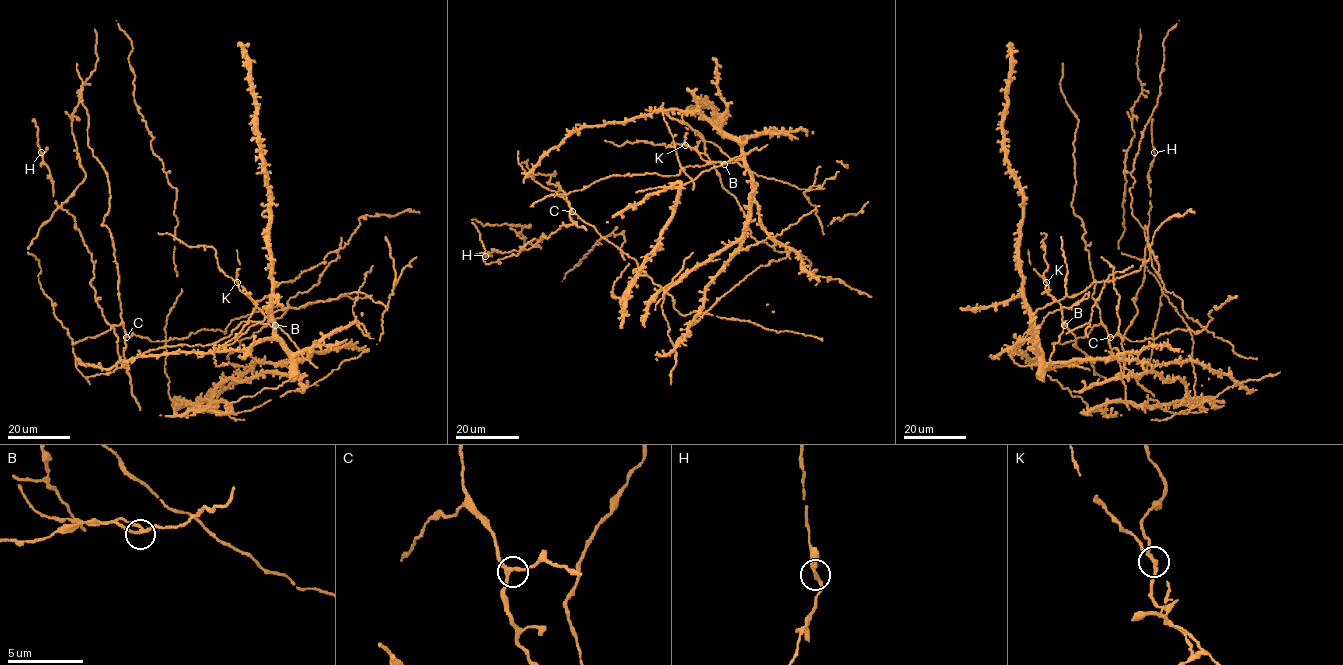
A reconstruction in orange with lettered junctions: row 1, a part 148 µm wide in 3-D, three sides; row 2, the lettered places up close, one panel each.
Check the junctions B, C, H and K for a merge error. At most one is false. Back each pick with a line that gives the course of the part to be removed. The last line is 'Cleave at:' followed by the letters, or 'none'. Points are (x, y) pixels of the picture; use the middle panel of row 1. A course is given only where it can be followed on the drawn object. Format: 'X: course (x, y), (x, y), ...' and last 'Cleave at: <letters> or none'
K: course (685, 145), (713, 164), (751, 235), (788, 256), (759, 266), (719, 298), (677, 341), (677, 360)
Cleave at: K

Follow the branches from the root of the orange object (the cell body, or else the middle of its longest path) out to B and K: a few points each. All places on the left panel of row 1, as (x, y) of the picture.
B: (252, 347), (219, 350), (249, 322), (256, 306), (251, 299), (275, 325)
K: (252, 347), (219, 350), (249, 322), (256, 306), (254, 300), (240, 290), (237, 282)

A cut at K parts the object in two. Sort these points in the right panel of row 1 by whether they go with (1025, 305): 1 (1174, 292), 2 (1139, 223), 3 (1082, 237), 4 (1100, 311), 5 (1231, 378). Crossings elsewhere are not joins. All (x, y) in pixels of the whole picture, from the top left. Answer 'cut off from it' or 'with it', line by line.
1: cut off from it
2: with it
3: with it
4: with it
5: with it

